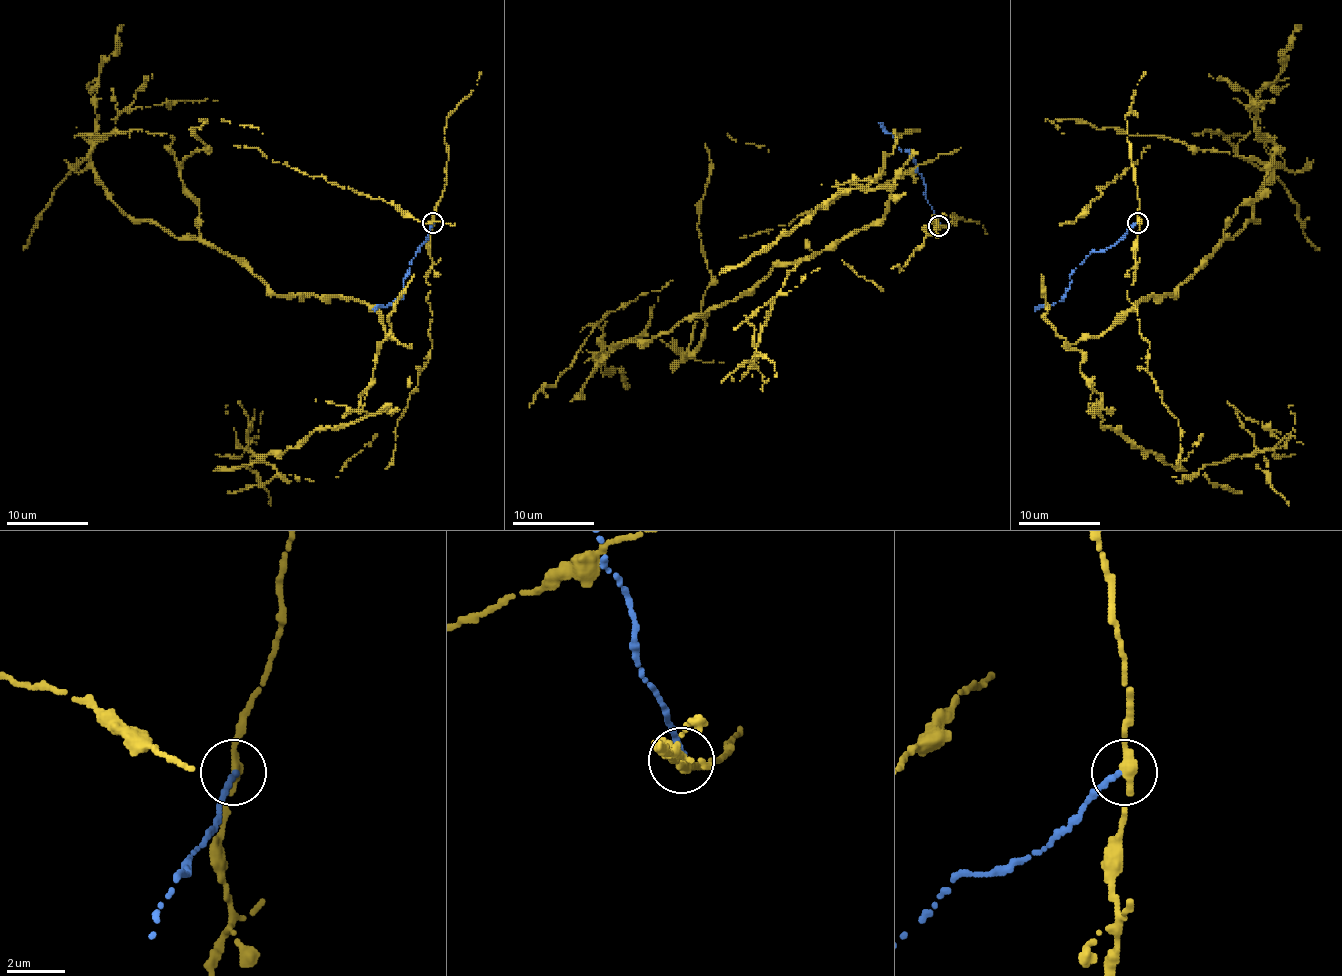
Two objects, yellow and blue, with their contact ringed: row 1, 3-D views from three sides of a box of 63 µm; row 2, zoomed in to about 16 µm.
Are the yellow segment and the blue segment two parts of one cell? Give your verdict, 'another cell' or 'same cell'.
another cell

